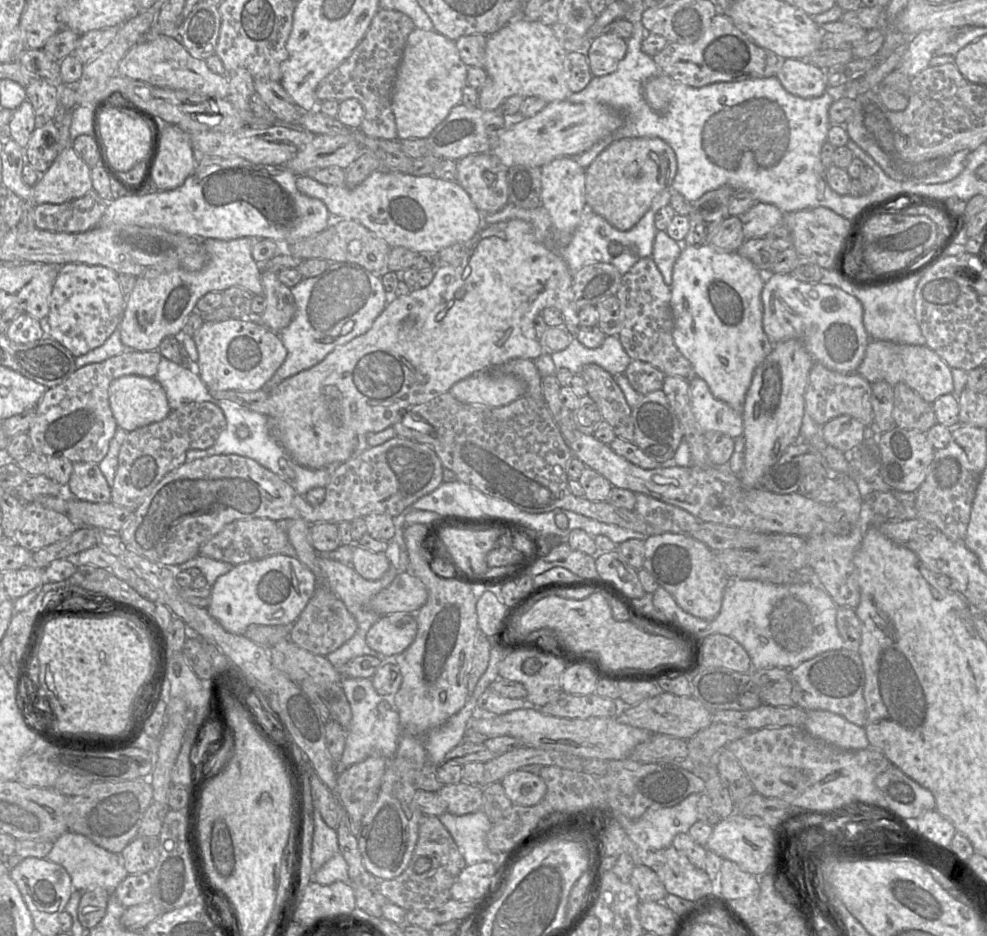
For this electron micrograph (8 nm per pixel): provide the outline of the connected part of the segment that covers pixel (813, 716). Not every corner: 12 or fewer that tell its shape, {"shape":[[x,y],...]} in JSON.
{"shape":[[808,710],[804,728],[845,750],[869,746],[864,727],[826,710]]}

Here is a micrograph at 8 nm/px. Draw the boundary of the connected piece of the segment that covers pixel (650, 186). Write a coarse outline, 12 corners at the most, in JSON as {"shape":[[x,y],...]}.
{"shape":[[658,137],[613,141],[586,168],[587,209],[630,230],[671,188]]}

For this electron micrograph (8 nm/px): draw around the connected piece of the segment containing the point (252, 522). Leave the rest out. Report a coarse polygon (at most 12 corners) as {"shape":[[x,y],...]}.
{"shape":[[264,518],[237,520],[199,555],[235,566],[282,554],[287,533]]}

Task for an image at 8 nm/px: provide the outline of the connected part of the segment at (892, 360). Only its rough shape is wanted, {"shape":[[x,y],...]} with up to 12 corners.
{"shape":[[870,340],[856,372],[933,403],[951,369],[926,345]]}

